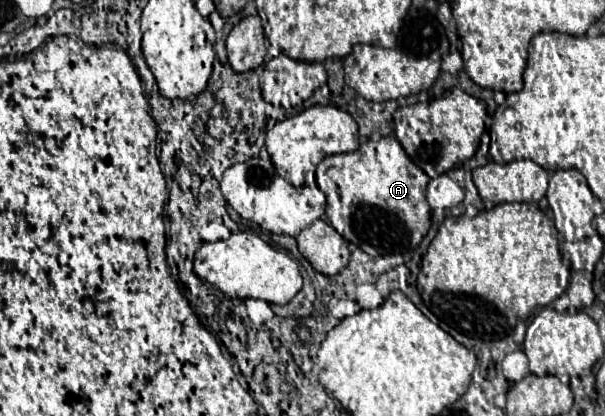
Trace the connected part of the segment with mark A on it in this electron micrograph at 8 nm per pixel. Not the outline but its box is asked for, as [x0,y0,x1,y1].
[317,138,431,256]

